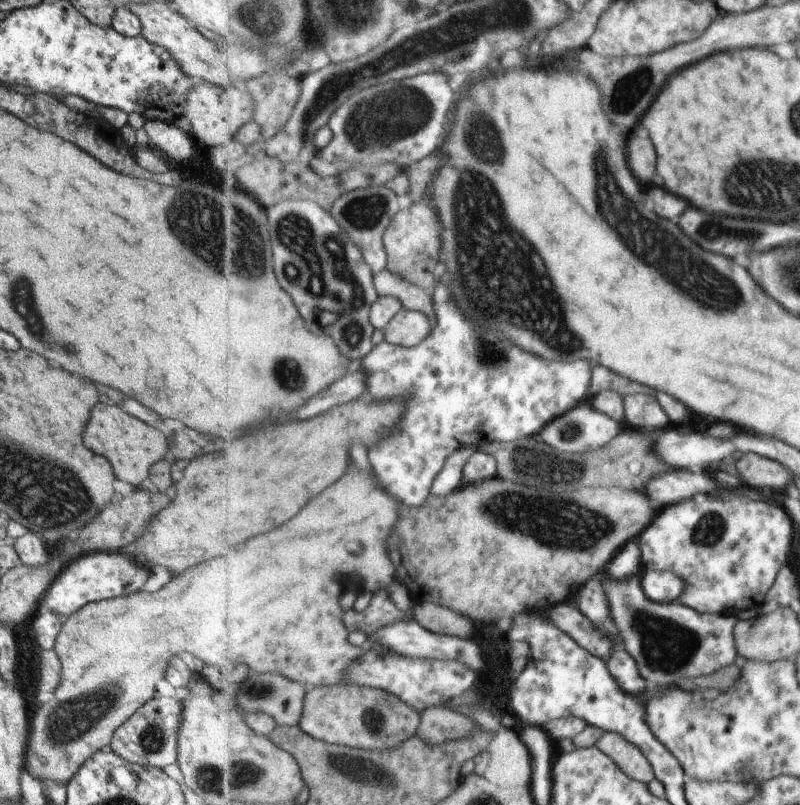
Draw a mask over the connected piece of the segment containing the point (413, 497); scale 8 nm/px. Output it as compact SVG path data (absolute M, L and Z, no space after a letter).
M441 284L433 294L434 311L436 312L436 327L433 328L433 332L430 337L427 337L420 344L413 347L405 347L400 345L393 345L390 343L380 343L374 350L371 350L370 354L367 354L366 359L362 361L362 370L367 378L367 390L371 392L372 397L376 397L378 401L386 401L387 399L394 399L398 395L407 395L410 400L408 401L407 418L403 420L403 426L399 426L399 434L393 434L395 438L387 438L387 442L381 442L375 450L371 450L369 456L369 462L373 466L373 474L377 476L377 480L381 482L381 490L389 496L397 496L399 502L407 502L407 504L423 504L431 492L431 486L433 486L433 480L437 478L437 474L443 470L443 464L445 464L445 458L455 452L455 448L468 447L469 444L479 444L481 440L507 440L507 442L513 442L513 440L521 440L521 438L529 438L529 436L535 436L539 434L539 430L549 424L551 420L555 420L557 416L563 416L565 412L574 410L579 402L589 402L587 394L589 394L589 386L591 386L591 364L587 360L575 360L575 362L553 362L545 361L539 356L527 353L524 349L521 349L518 345L515 345L508 337L499 336L502 334L494 325L487 326L482 320L472 318L471 320L465 318L463 312L455 306L453 298L451 298L451 292L445 284Z

